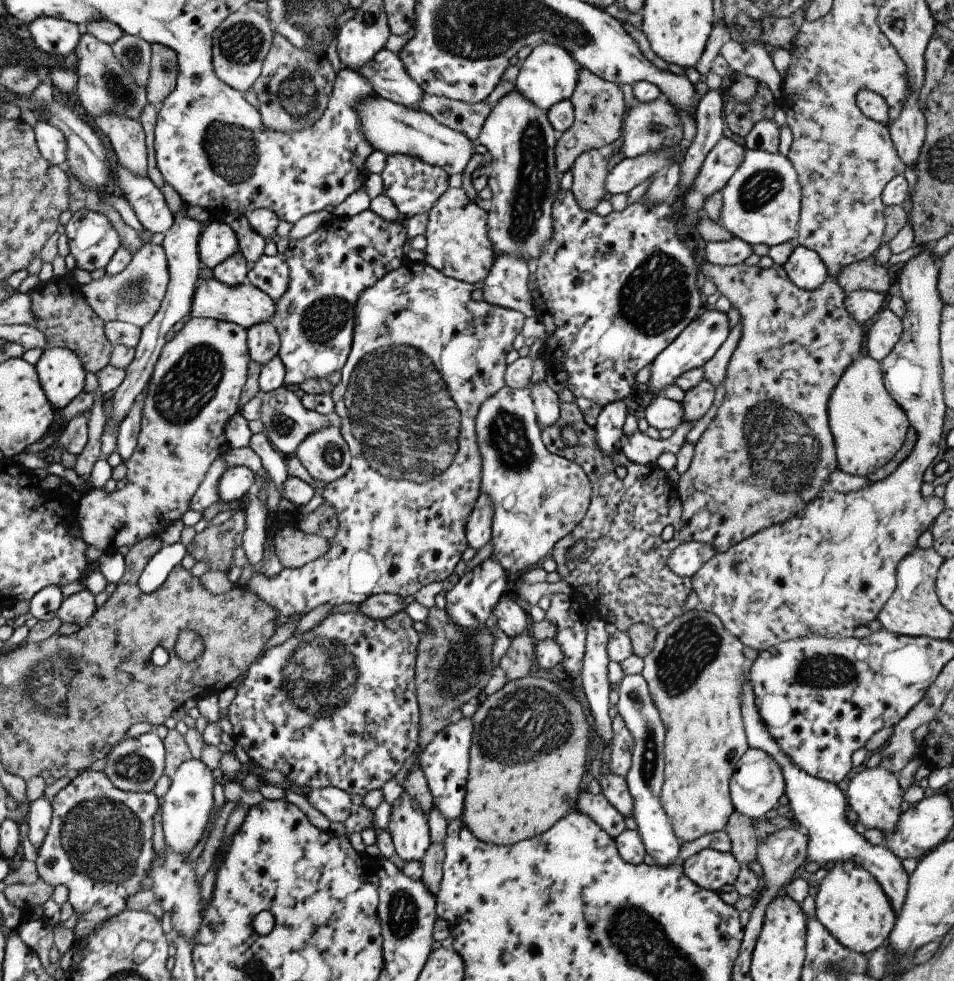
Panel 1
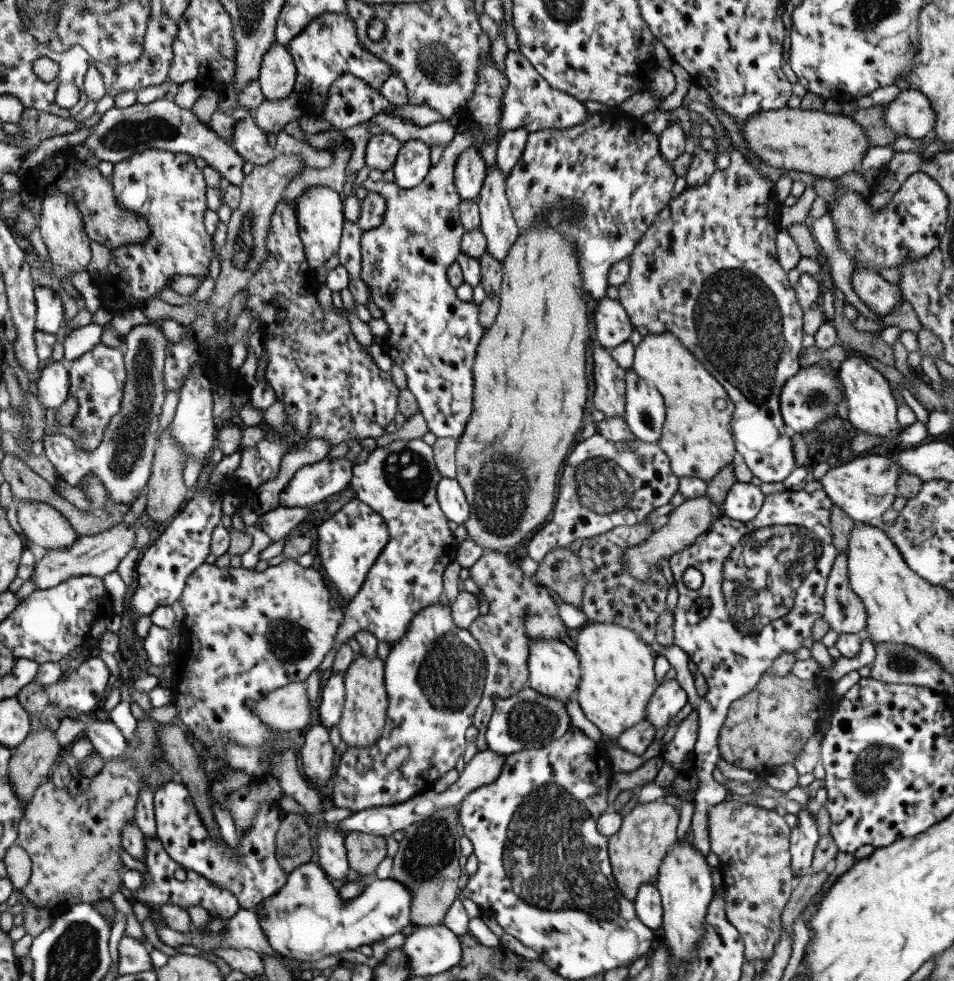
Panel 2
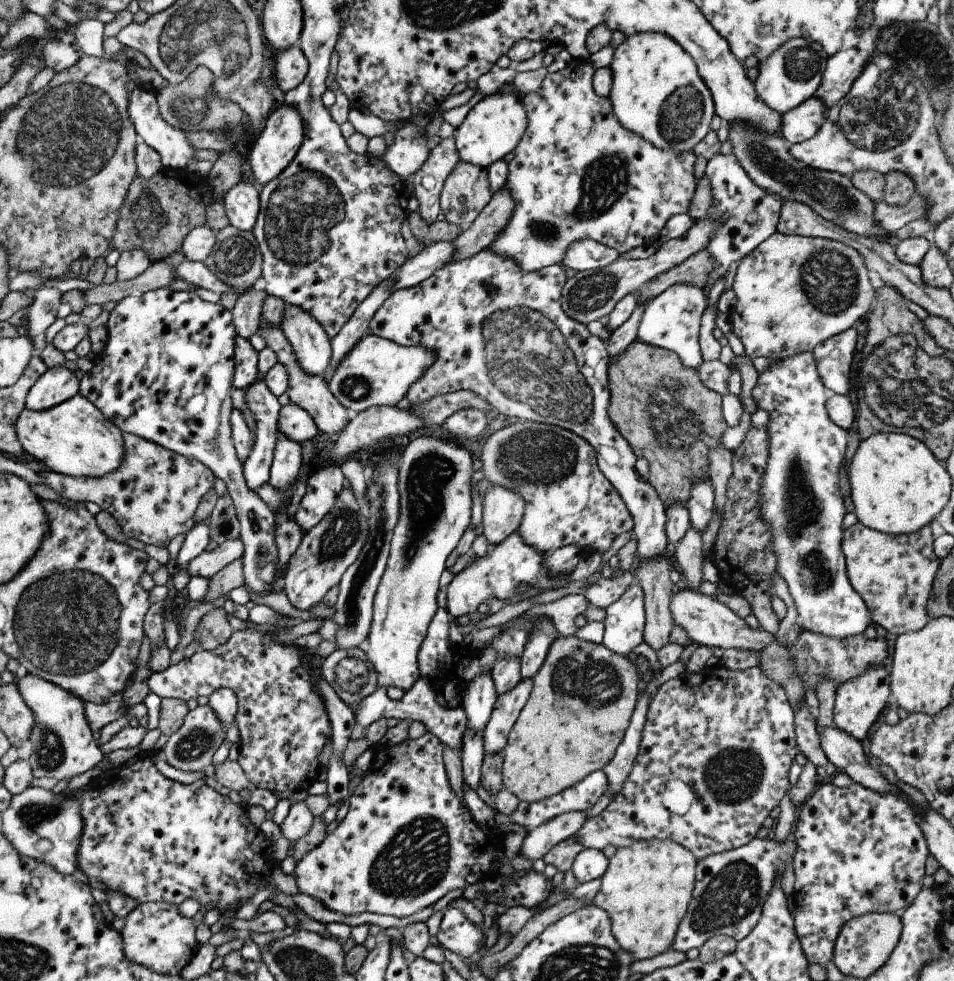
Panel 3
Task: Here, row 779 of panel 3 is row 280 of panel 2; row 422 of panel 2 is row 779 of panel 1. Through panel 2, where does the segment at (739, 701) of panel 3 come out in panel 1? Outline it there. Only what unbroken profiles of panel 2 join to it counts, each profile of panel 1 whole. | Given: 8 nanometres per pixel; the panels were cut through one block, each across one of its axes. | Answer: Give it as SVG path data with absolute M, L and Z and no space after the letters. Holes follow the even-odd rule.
M748 747L741 756L736 771L729 782L729 791L736 811L748 815L752 820L763 818L778 804L778 799L785 794L785 780L782 767L766 751Z

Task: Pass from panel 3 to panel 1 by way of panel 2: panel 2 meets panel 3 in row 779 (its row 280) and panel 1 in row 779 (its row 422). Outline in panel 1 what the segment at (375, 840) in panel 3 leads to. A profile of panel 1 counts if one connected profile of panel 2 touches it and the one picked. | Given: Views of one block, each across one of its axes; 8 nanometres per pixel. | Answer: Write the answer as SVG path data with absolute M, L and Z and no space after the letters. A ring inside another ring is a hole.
M462 716L457 723L444 727L417 758L427 778L433 796L434 807L445 816L447 822L460 819L464 808L466 783L469 775L469 748L472 744L473 724L471 718Z

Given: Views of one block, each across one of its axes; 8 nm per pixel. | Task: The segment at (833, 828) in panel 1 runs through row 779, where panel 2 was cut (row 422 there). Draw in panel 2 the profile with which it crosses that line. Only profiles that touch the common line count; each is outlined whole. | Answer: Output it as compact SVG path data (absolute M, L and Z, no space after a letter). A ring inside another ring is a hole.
M810 365L801 367L796 375L784 382L780 393L780 410L784 424L792 433L813 434L816 427L828 419L838 415L838 403L842 399L842 390L838 388L838 379L832 365Z

